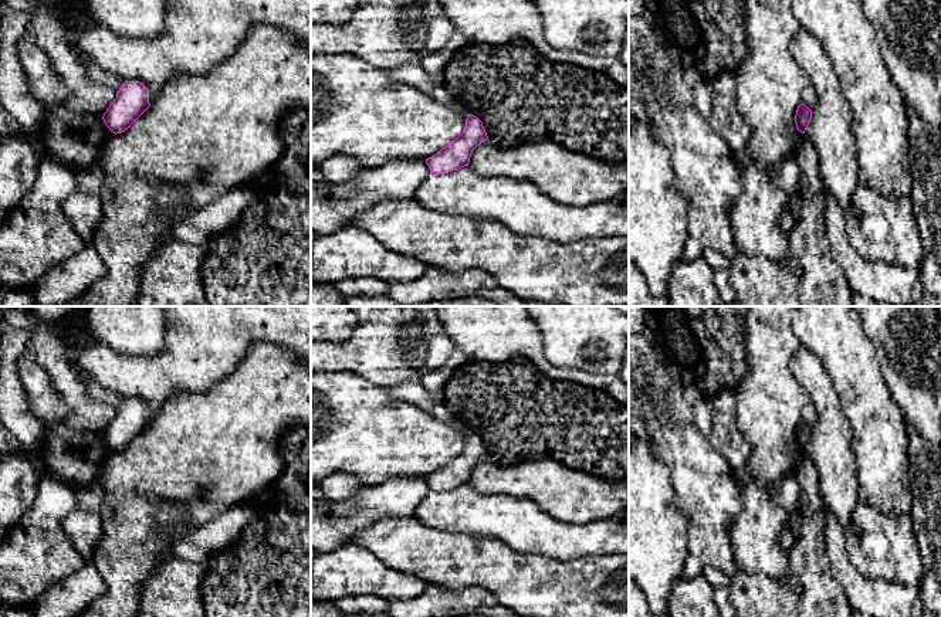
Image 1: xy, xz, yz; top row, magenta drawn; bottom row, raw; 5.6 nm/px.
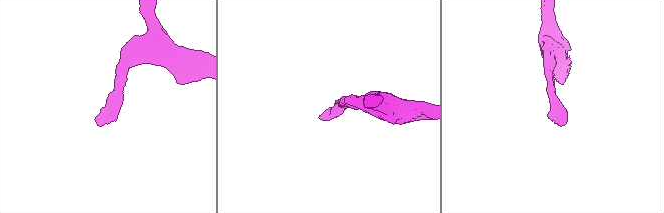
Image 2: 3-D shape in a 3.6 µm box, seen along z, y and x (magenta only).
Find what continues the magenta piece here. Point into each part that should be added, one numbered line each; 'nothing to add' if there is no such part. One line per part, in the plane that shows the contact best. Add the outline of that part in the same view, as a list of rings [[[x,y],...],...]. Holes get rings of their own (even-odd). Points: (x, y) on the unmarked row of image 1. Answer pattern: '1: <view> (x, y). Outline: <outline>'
nothing to add

